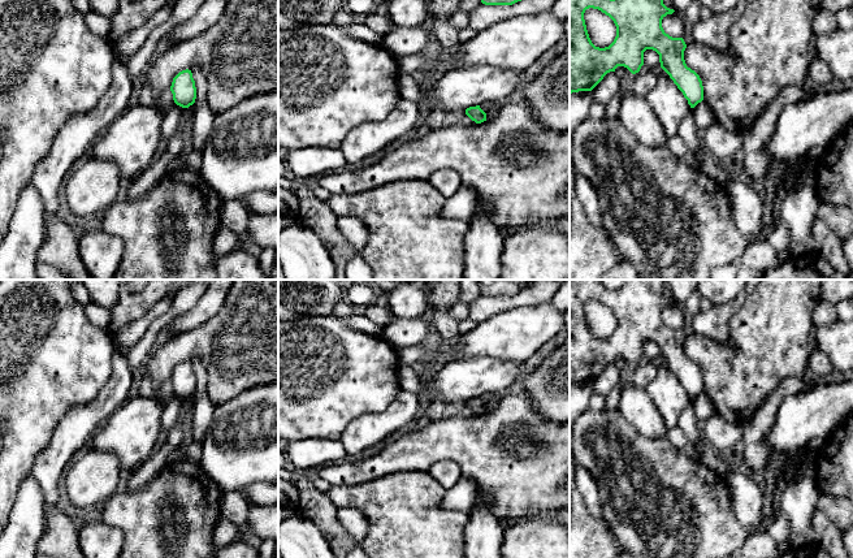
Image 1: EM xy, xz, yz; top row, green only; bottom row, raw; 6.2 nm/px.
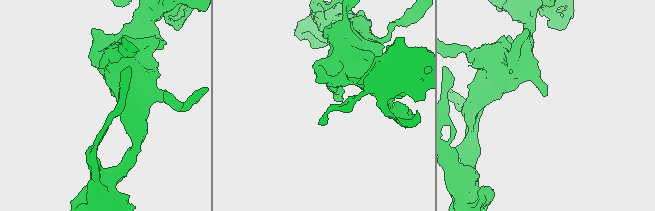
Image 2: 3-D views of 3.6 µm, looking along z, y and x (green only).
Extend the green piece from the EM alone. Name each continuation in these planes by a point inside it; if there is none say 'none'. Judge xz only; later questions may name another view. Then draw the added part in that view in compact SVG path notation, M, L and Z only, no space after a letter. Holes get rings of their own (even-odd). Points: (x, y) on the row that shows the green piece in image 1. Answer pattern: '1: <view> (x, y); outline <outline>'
none

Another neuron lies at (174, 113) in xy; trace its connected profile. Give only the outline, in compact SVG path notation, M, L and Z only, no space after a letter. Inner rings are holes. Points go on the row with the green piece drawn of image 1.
M176 103L168 107L168 111L161 126L163 143L156 157L166 150L168 142L170 140L172 135L177 131L178 126L181 125L181 120L185 112L186 112L186 108L182 108Z

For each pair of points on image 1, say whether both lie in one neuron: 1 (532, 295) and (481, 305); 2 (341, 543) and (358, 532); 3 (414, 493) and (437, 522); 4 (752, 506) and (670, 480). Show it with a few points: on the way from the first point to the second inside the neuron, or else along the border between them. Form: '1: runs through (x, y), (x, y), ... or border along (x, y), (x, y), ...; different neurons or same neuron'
1: runs through (519, 299), (494, 305); same neuron
2: border along (337, 509), (337, 520), (360, 544); different neurons
3: runs through (414, 501), (429, 518); same neuron
4: border along (724, 480), (731, 496), (734, 513), (744, 528); different neurons

